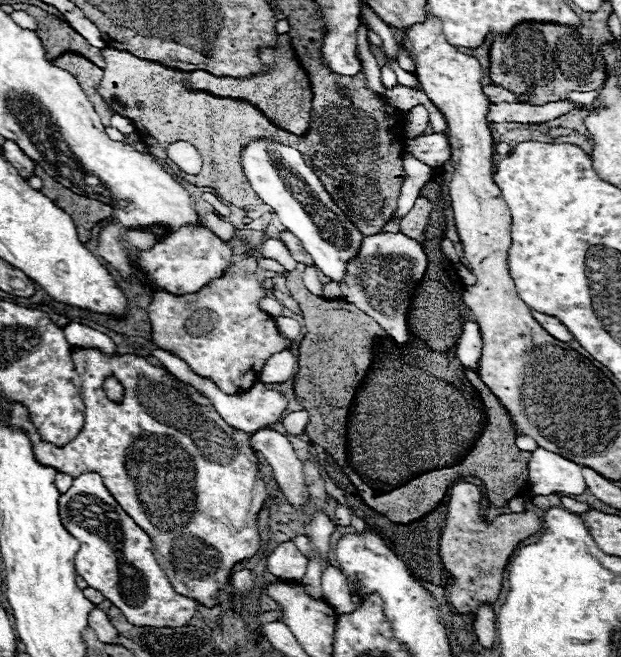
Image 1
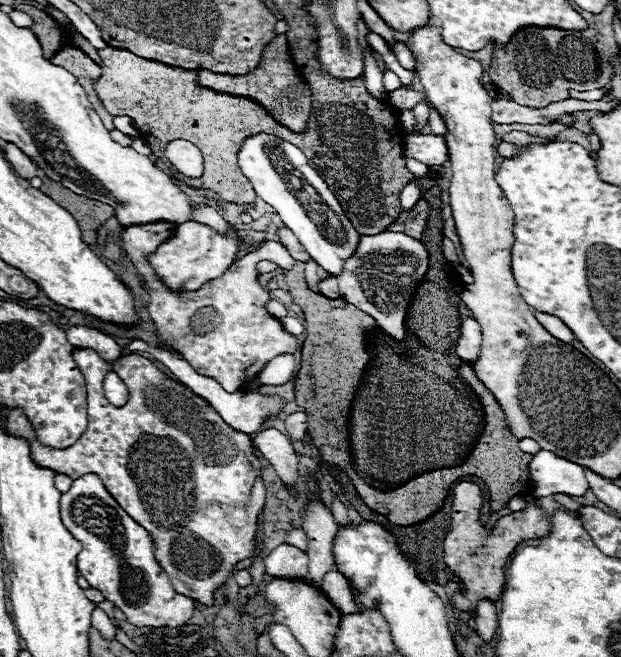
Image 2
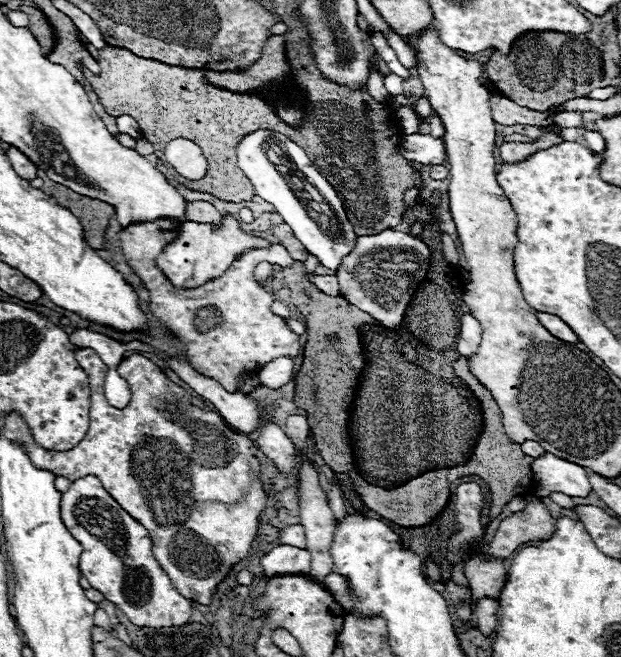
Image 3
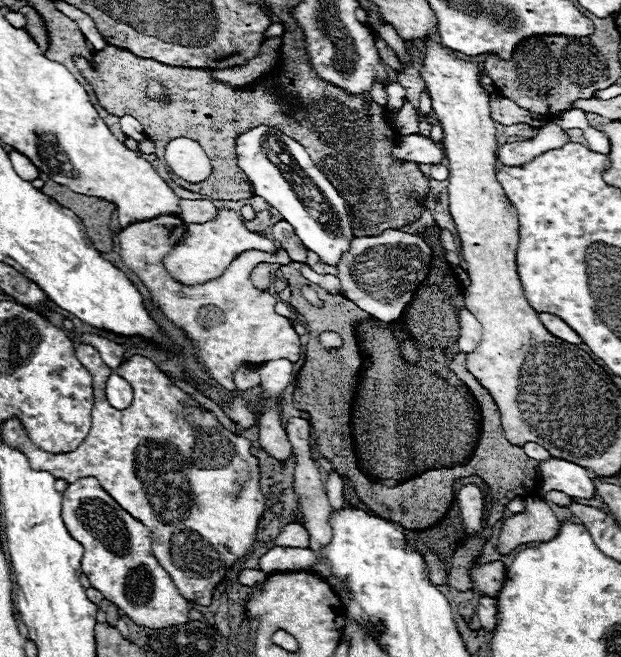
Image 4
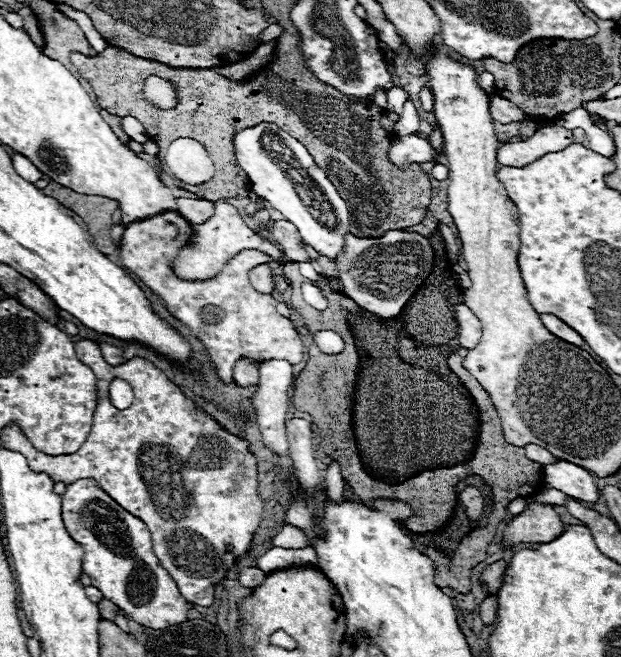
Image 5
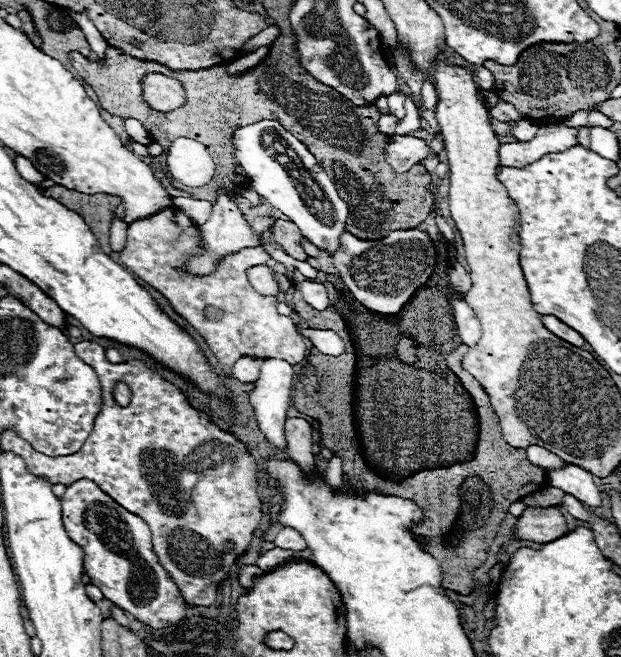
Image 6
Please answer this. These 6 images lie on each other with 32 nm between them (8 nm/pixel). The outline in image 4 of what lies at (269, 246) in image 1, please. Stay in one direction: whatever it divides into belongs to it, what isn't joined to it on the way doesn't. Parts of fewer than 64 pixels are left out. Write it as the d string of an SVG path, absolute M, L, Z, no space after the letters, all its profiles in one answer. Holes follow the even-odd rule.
M164 214L152 220L134 222L120 232L120 256L122 262L144 282L150 290L154 304L162 310L162 314L176 324L178 328L186 330L188 340L196 344L196 358L198 362L228 390L234 390L234 370L242 362L250 364L264 364L268 360L286 358L296 364L302 358L304 346L300 336L294 332L292 322L274 312L276 298L272 294L260 292L250 282L250 270L260 262L288 265L290 260L286 251L277 248L276 253L266 254L260 250L246 250L240 252L222 276L208 280L204 284L186 286L176 282L170 272L164 268L164 256L184 238L186 224L182 218Z

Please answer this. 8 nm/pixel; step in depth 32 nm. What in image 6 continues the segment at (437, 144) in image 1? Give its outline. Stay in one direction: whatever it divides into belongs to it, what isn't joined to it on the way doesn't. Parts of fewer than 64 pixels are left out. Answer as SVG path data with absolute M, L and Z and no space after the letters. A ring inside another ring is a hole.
M392 136L384 148L384 158L392 170L404 174L414 164L420 164L430 152L428 144L414 136Z

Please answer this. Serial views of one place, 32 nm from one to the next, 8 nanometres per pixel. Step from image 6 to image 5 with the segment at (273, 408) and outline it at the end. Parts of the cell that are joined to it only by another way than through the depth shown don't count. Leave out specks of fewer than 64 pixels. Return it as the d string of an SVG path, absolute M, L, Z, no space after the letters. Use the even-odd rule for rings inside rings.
M264 360L260 364L260 380L258 380L258 390L252 396L252 406L256 412L256 422L260 426L262 442L274 450L276 454L286 454L288 452L288 440L284 432L284 422L286 422L286 410L288 410L288 388L294 382L294 366L286 360Z

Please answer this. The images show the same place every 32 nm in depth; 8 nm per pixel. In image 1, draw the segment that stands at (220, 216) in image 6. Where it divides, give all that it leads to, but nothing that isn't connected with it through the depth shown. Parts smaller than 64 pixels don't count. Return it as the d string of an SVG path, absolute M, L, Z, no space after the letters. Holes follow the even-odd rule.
M182 226L178 232L166 236L152 250L140 254L142 266L150 272L152 280L172 294L188 294L198 292L204 284L214 278L220 278L232 262L232 246L230 240L220 240L206 226Z

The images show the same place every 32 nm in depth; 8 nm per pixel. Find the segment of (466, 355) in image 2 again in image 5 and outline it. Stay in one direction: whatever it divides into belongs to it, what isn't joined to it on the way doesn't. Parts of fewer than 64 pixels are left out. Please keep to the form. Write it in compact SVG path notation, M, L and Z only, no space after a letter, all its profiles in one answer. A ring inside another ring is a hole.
M456 304L454 314L456 314L456 322L458 322L460 346L464 346L468 350L474 348L480 342L480 336L482 336L480 320L474 316L474 312L466 304Z

